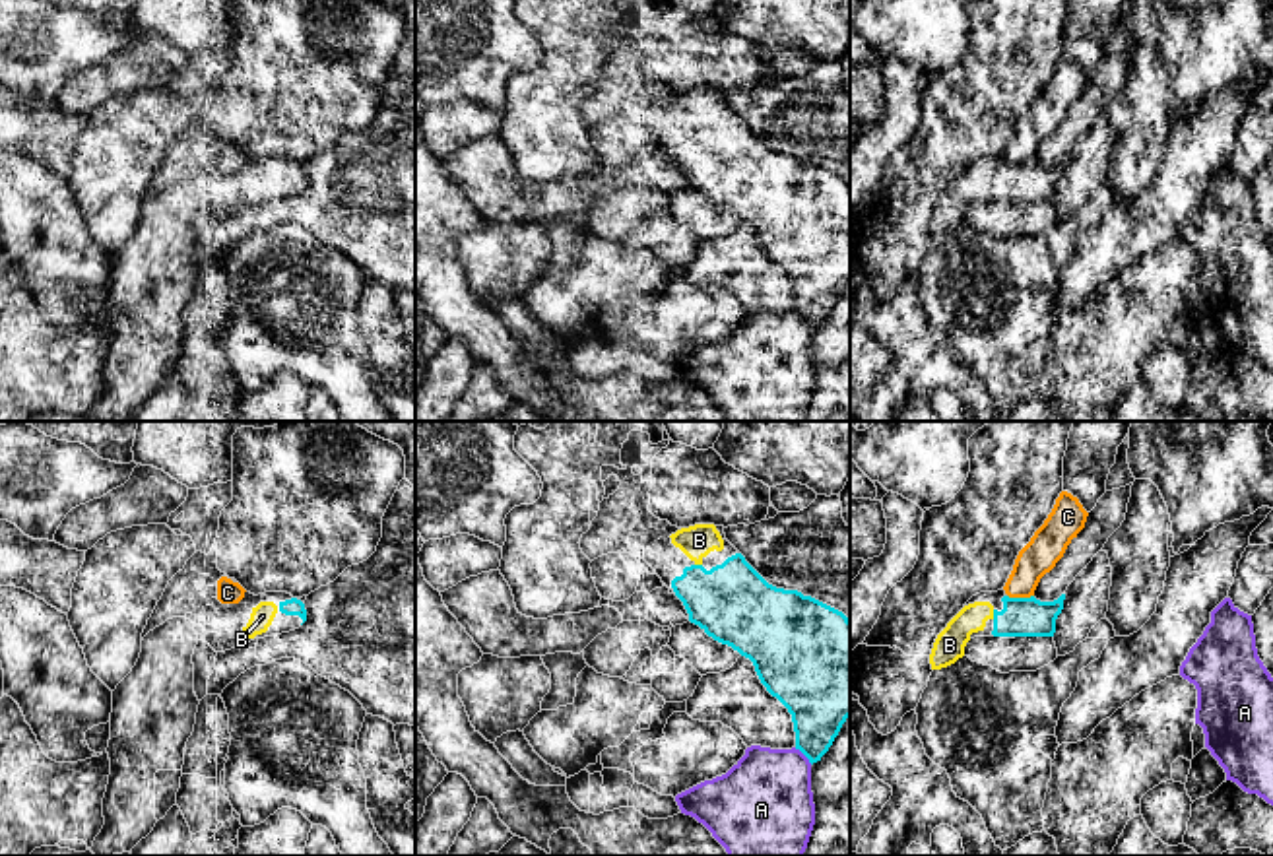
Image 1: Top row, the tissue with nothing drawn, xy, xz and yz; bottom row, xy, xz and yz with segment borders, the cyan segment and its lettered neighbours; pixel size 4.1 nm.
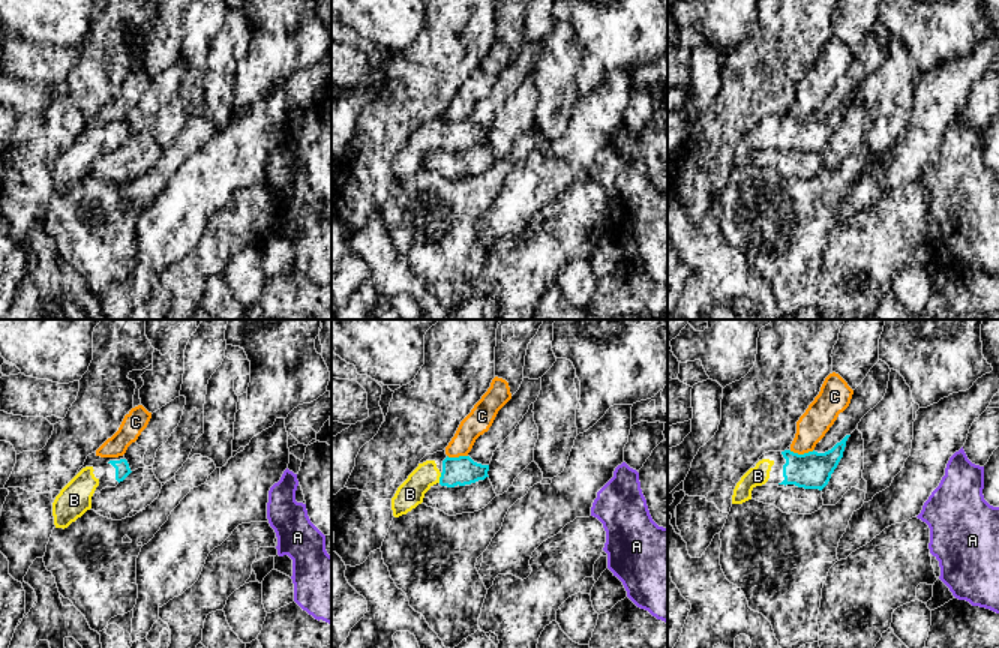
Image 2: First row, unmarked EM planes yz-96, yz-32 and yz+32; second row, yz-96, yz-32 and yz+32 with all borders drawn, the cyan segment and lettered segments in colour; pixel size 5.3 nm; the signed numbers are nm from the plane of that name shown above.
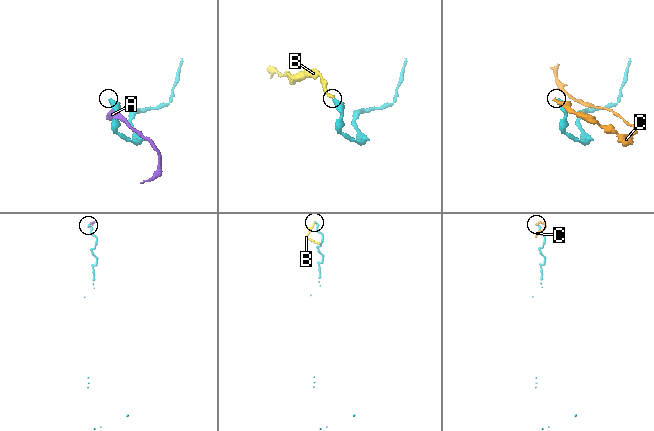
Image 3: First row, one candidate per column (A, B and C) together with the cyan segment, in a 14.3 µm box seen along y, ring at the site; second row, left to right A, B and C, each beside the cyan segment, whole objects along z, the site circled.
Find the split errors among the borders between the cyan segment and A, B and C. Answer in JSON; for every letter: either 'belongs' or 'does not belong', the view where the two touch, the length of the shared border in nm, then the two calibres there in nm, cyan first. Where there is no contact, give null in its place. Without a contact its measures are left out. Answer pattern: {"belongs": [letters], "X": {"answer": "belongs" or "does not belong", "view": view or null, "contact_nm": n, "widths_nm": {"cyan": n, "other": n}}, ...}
{"belongs": ["B"], "A": {"answer": "does not belong", "view": "xz", "contact_nm": 100, "widths_nm": {"cyan": 280, "other": 380}}, "B": {"answer": "belongs", "view": "yz", "contact_nm": 40, "widths_nm": {"cyan": 160, "other": 130}}, "C": {"answer": "does not belong", "view": "yz", "contact_nm": 110, "widths_nm": {"cyan": 160, "other": 150}}}

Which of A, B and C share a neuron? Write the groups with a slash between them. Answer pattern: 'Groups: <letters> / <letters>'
Groups: A / B / C

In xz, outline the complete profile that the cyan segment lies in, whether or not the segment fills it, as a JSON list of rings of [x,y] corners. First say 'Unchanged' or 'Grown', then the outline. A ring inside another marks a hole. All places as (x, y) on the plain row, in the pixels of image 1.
Grown. [[[714,89],[681,93],[669,103],[693,126],[671,146],[689,186],[753,227],[761,248],[792,280],[796,314],[811,330],[821,326],[850,281],[850,184],[811,161],[768,149],[741,118],[706,136],[702,124],[724,115]]]

